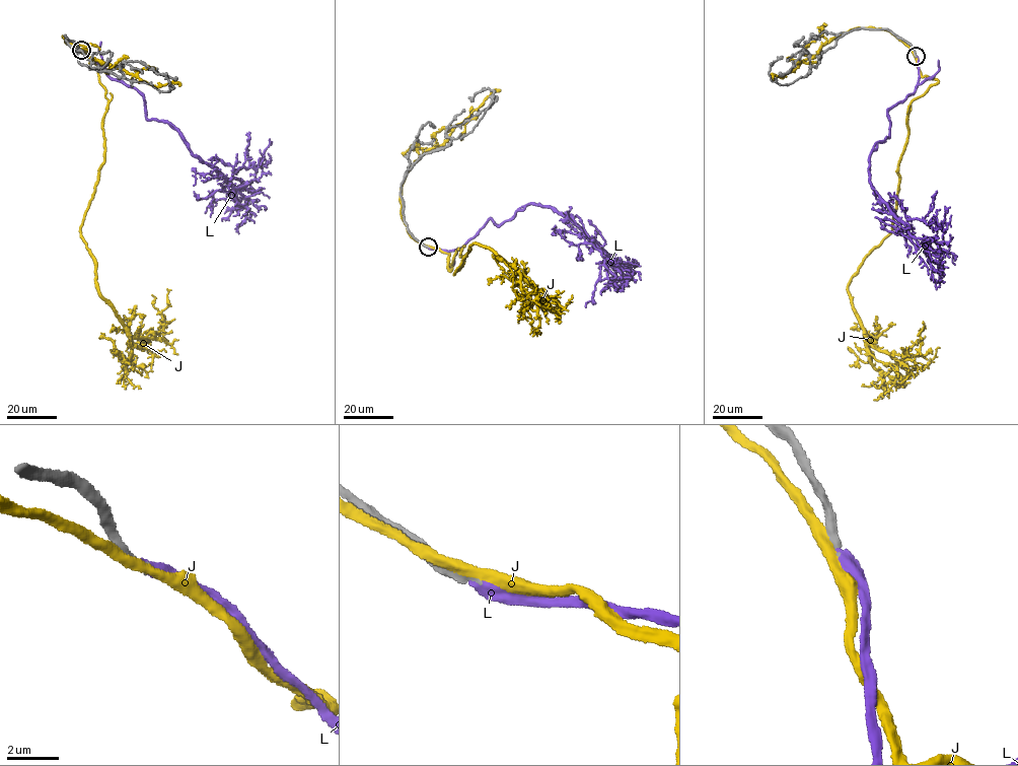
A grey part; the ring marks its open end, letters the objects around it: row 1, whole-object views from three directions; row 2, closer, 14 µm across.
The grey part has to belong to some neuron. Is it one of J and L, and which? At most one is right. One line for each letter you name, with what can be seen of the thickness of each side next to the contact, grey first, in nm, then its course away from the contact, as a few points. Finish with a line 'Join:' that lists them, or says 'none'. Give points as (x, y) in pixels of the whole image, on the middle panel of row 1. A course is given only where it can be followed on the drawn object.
L: 320 nm thick on the grey side, 440 nm on the other; it runs (427, 247), (458, 249), (491, 219), (498, 226), (526, 205), (554, 207), (603, 258), (585, 307)
Join: L

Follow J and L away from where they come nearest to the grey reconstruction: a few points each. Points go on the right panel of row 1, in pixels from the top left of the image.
J: (915, 55), (938, 81), (911, 103), (892, 230), (848, 288), (864, 337), (898, 359), (914, 359), (923, 321)
L: (916, 56), (917, 88), (890, 108), (889, 135), (871, 151), (871, 186), (917, 247), (953, 254), (955, 265)

